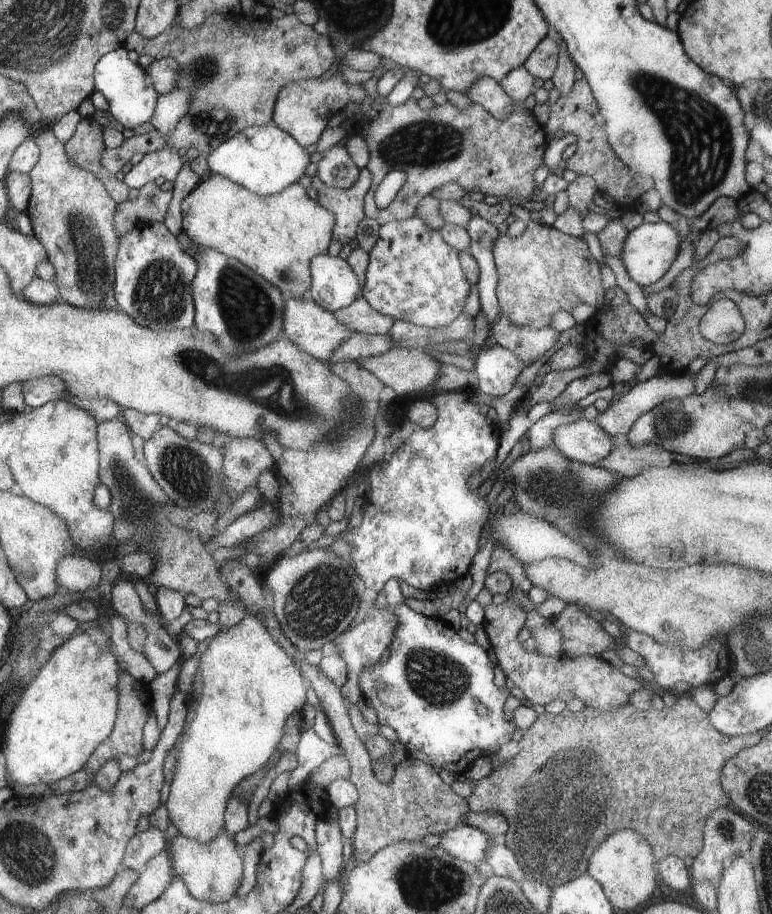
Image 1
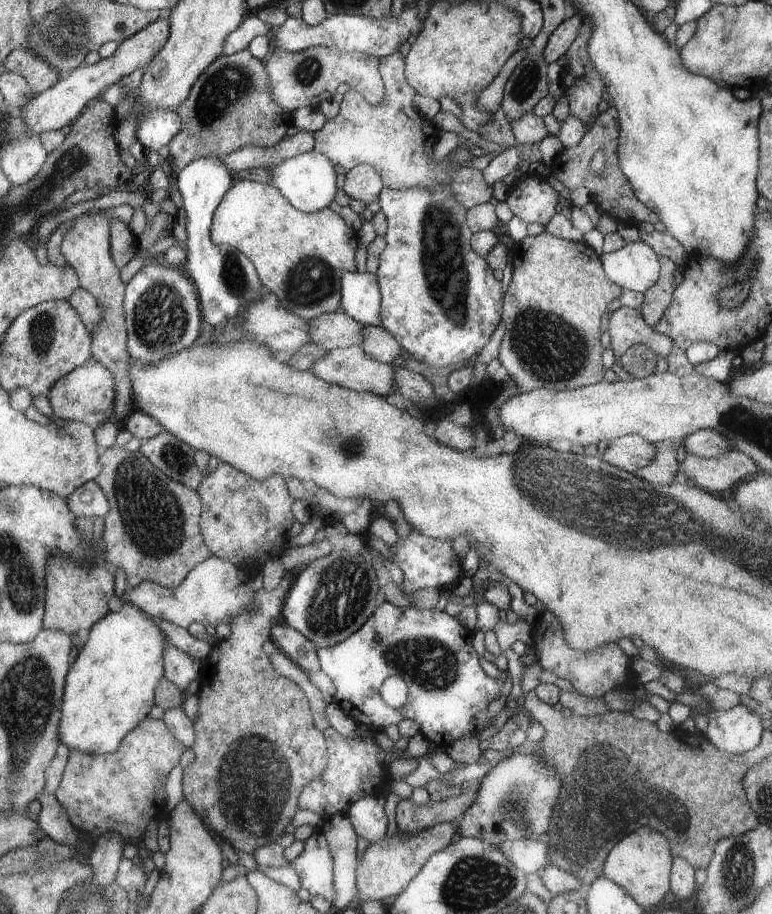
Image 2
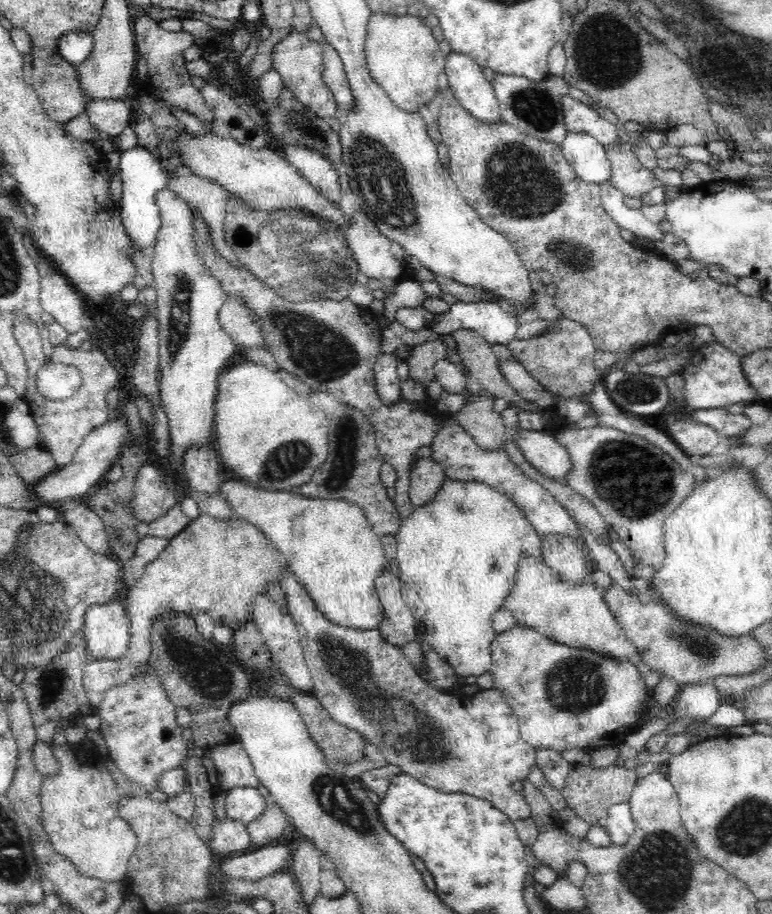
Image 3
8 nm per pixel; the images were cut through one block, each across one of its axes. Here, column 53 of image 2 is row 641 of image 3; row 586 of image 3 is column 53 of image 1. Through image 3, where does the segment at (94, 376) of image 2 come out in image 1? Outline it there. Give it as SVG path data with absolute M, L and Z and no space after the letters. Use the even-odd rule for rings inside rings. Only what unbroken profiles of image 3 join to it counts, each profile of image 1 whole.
M45 376L45 378L33 378L31 382L23 382L21 392L27 404L27 410L35 410L49 402L63 402L69 390L61 378Z

